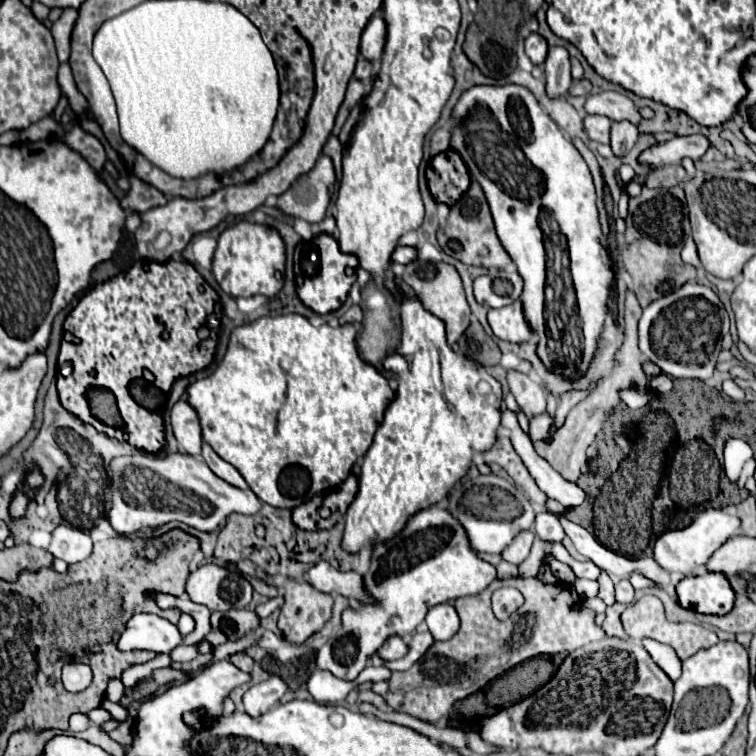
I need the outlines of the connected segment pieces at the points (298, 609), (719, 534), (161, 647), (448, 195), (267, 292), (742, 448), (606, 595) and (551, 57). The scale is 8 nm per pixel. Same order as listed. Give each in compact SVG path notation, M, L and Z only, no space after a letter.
M286 578L284 606L278 618L278 626L286 640L298 644L304 642L312 632L320 630L332 616L332 596L314 590L308 582Z
M702 510L686 528L674 528L668 520L664 524L664 530L654 542L654 560L670 574L671 583L676 585L680 580L690 576L706 574L706 560L712 556L714 550L718 550L728 538L736 536L740 530L740 520L736 516L726 514L724 510Z
M134 614L116 646L118 650L152 650L156 654L170 652L182 642L178 628L156 614Z
M454 150L434 156L426 174L434 200L448 206L454 206L460 200L460 194L470 186L470 174Z
M248 220L226 228L220 238L212 258L212 274L220 288L230 296L276 296L284 284L286 252L284 240L276 228L254 224Z
M728 438L724 446L724 472L730 482L736 482L740 476L740 470L744 462L748 462L754 456L752 448L740 440L740 438Z
M602 572L602 576L598 578L598 582L600 582L600 592L598 592L598 596L600 596L608 606L612 606L612 604L616 602L616 598L614 598L614 584L612 584L610 576L608 576L606 572Z
M552 46L548 50L546 62L544 62L544 72L546 72L546 92L552 98L560 98L568 92L572 84L570 76L570 56L564 46Z

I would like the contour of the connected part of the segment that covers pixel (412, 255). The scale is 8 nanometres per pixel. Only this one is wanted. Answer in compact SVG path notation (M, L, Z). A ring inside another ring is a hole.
M398 246L392 256L393 263L408 264L412 260L417 258L418 252L414 247L410 246Z

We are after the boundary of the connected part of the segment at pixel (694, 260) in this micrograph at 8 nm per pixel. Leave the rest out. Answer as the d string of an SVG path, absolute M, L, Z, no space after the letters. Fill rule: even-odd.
M692 240L684 241L684 250L682 250L682 260L686 264L692 264L696 268L700 268L700 260L698 260L698 252L694 242Z

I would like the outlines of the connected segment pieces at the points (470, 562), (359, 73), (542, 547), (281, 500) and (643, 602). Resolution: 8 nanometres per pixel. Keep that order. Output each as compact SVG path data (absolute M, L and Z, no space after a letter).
M430 506L420 512L416 512L388 542L376 542L372 546L372 558L368 572L362 576L364 586L370 592L370 596L376 600L374 604L360 602L358 608L348 608L342 614L342 628L332 634L332 638L318 650L316 654L316 664L322 670L330 670L334 676L342 680L356 680L358 674L366 668L368 660L378 652L378 648L384 644L386 638L390 636L408 636L416 630L418 624L424 622L424 616L430 606L436 606L440 602L452 602L462 596L474 596L482 592L494 578L496 578L496 568L476 556L476 552L470 548L470 542L466 538L466 532L462 524L452 518L452 514L444 508Z
M358 58L358 64L354 68L354 78L358 78L362 84L370 84L370 78L372 78L372 64L364 58Z
M536 538L534 540L534 546L530 550L530 556L520 564L520 576L526 578L526 576L536 576L538 574L538 570L544 566L542 558L544 558L544 552L546 552L548 546L550 544L544 542L542 538Z
M284 314L284 316L262 316L250 324L244 326L236 326L230 334L230 342L224 354L224 360L218 364L218 368L196 382L190 382L186 386L186 396L188 396L188 404L196 410L200 426L202 426L202 438L204 442L208 442L212 446L212 450L226 462L230 462L240 474L242 478L248 482L250 490L266 504L276 506L276 508L296 508L298 504L306 502L308 496L320 494L332 486L338 486L340 482L346 480L346 476L350 474L350 468L356 464L356 460L360 456L366 454L366 450L372 444L374 432L380 426L382 418L384 418L384 410L390 404L390 400L394 398L394 390L388 386L388 380L376 372L374 366L366 364L360 356L358 350L354 350L354 336L356 336L356 328L352 324L344 324L338 328L332 328L328 324L322 326L312 326L308 322L308 318L300 316L300 314Z
M644 596L644 598L636 600L634 604L630 604L626 608L626 612L622 614L622 624L624 624L624 630L630 636L630 640L640 642L644 636L654 638L654 640L658 640L662 644L672 646L676 650L676 654L680 656L680 660L686 660L692 654L696 654L698 650L710 648L710 646L714 646L718 642L718 636L714 632L702 628L702 626L690 624L690 622L668 622L666 616L664 616L664 606L656 596Z

